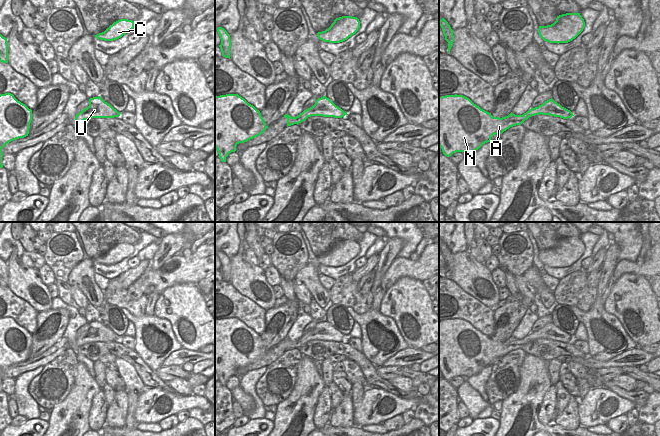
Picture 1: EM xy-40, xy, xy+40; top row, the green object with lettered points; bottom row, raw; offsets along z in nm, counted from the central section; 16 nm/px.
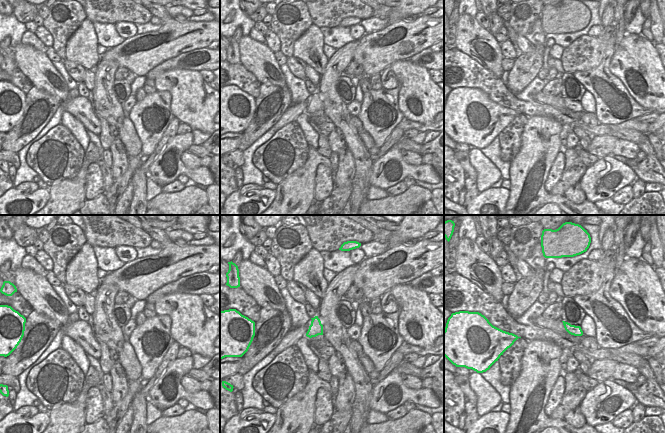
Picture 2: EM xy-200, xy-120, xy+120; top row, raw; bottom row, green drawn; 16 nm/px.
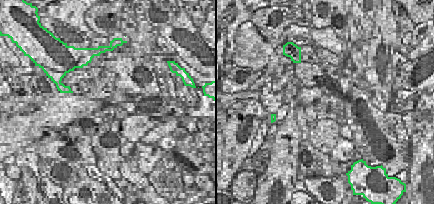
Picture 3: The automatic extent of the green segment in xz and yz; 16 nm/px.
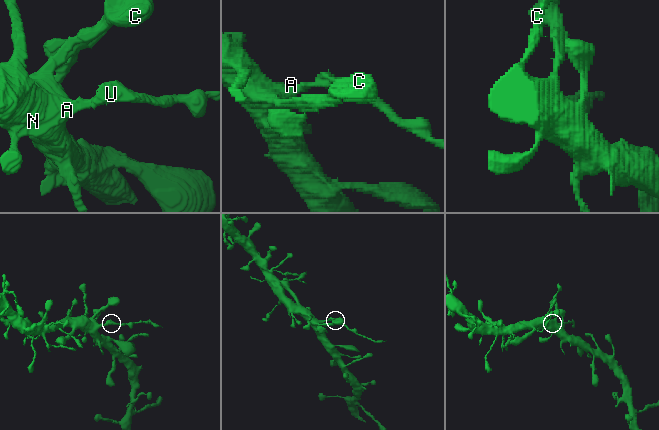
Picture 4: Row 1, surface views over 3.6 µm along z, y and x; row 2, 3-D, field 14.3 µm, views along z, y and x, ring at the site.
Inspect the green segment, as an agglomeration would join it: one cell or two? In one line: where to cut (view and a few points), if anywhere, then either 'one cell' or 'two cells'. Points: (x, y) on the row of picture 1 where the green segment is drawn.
cut xy+40 (519, 115), (522, 122); two cells

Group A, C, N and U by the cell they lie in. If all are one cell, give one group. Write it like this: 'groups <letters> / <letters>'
groups A C N / U

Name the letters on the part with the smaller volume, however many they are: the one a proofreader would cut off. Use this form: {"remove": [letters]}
{"remove": ["U"]}

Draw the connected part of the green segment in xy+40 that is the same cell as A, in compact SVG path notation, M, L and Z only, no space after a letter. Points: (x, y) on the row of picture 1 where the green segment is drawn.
M446 95L439 97L439 147L445 156L456 152L471 153L483 144L491 142L495 134L502 134L510 127L521 125L522 117L512 112L505 117L493 117L463 95Z

